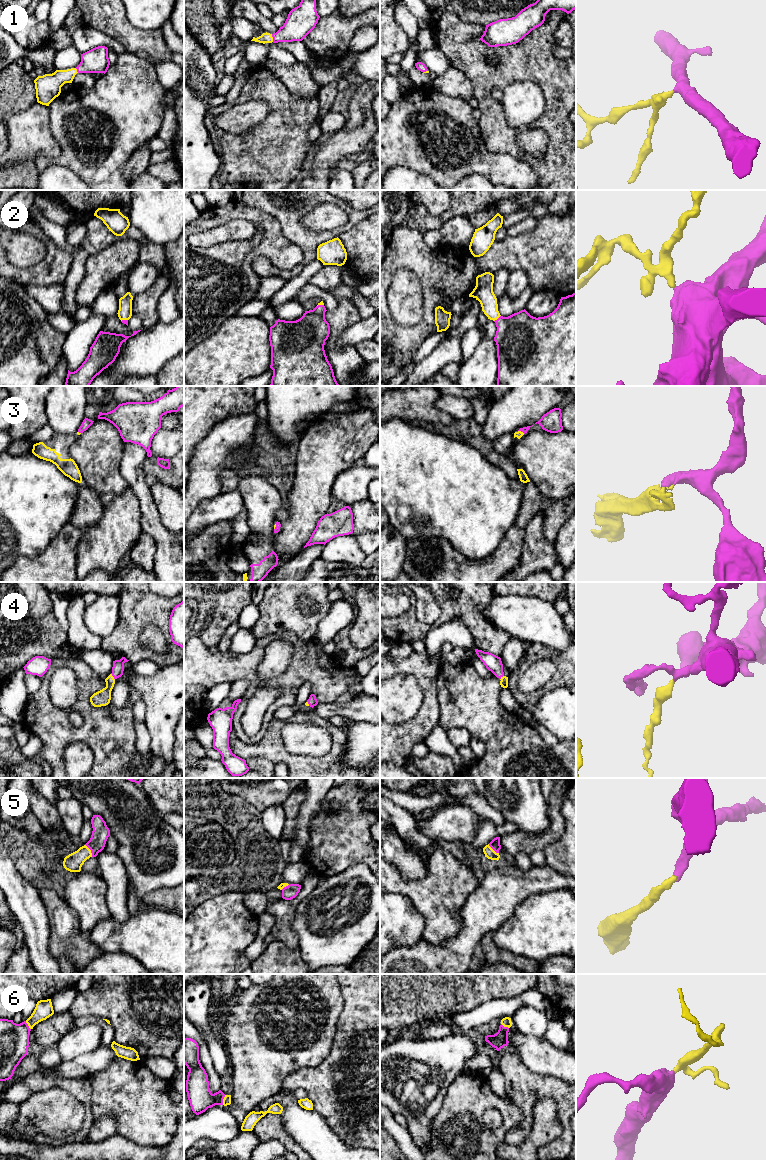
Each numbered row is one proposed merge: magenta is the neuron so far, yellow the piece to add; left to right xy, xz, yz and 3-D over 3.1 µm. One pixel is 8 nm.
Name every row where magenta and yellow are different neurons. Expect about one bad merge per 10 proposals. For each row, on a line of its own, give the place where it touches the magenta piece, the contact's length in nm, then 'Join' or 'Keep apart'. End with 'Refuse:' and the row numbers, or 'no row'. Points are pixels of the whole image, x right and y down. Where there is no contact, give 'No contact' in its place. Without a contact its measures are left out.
1: Touches magenta at xz (273, 38). Shared border 70 nm. Join
2: Touches magenta at yz (498, 318). Shared border 80 nm. Join
3: Touches magenta at yz (521, 431). Shared border 60 nm. Join
4: Touches magenta at xy (112, 675). Shared border 60 nm. Join
5: Touches magenta at xy (90, 849). Shared border 120 nm. Join
6: Touches magenta at xz (222, 1100). Shared border 80 nm. Join
Refuse: no row

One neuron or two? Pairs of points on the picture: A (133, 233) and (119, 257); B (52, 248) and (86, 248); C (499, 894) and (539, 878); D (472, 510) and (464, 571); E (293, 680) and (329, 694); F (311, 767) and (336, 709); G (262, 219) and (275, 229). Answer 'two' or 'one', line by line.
A: two
B: two
C: one
D: two
E: one
F: two
G: one

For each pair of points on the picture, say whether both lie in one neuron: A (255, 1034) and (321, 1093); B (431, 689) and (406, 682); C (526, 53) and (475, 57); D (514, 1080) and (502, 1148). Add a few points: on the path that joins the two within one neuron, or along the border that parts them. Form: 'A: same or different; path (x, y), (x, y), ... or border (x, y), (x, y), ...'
A: different; border (318, 1064), (291, 1072), (284, 1079), (281, 1088)
B: different; border (400, 673), (416, 679), (422, 693), (419, 709)
C: same; path (513, 53), (488, 52)
D: different; border (503, 1140), (515, 1145), (522, 1143)

